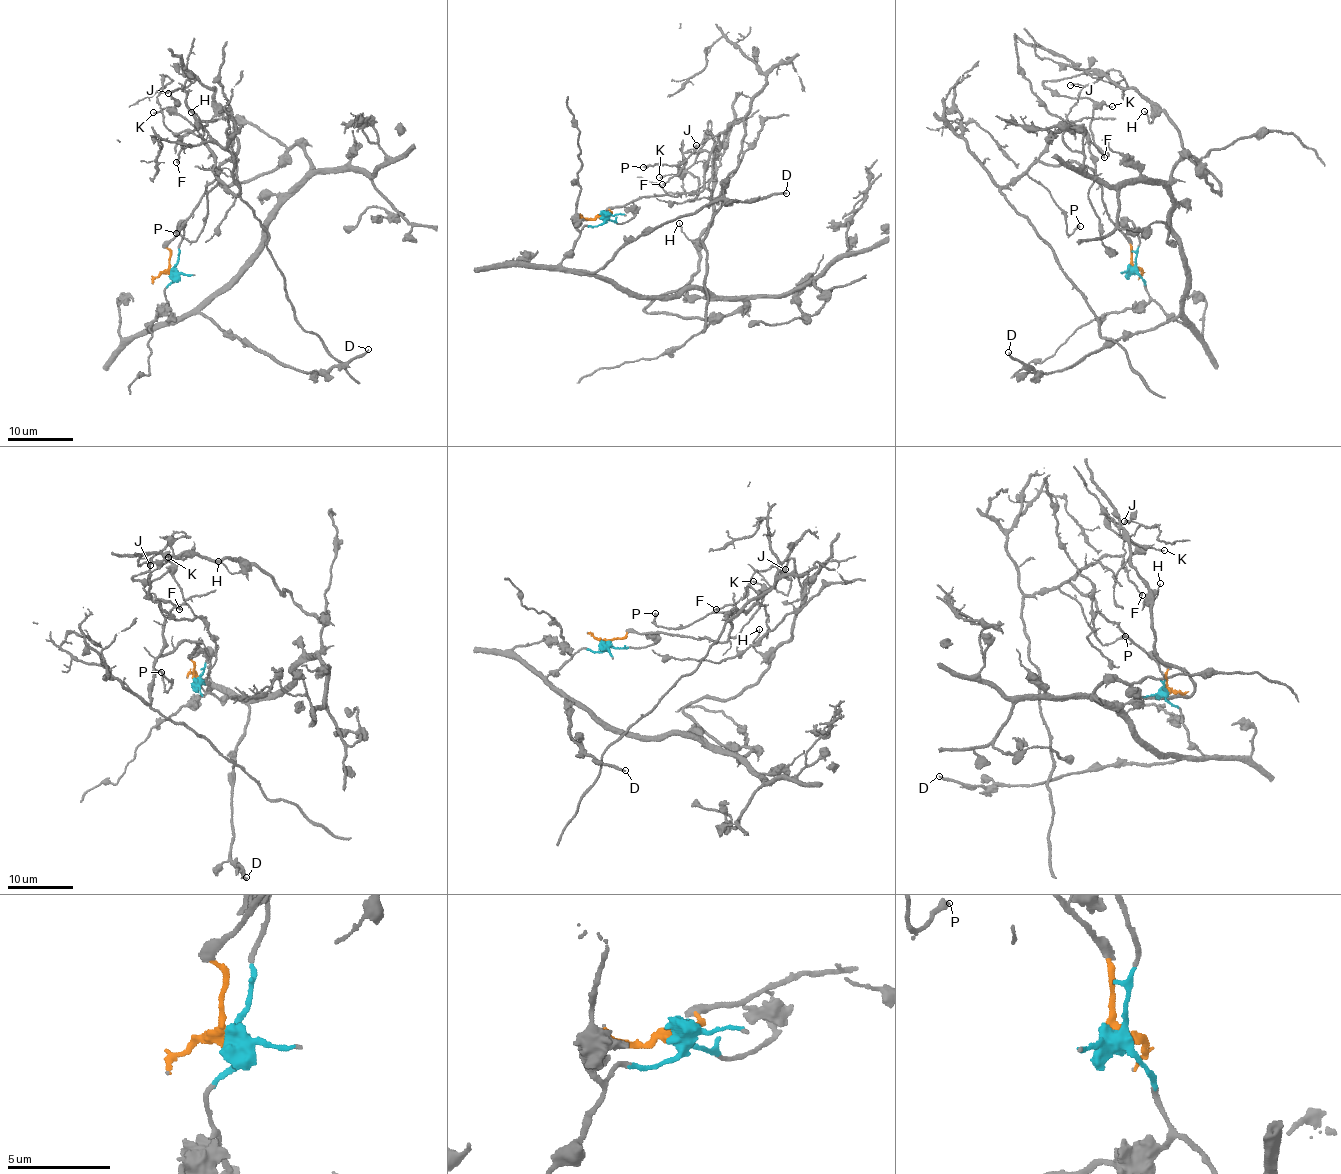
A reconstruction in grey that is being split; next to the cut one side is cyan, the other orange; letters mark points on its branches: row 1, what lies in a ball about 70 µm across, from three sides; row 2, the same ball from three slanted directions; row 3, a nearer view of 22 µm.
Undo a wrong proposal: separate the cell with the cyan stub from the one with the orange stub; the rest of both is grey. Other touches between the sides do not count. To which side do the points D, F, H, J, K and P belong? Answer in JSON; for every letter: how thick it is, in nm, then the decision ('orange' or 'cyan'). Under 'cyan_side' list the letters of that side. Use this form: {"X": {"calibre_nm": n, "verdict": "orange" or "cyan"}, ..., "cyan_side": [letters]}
{"D": {"calibre_nm": 200, "verdict": "cyan"}, "F": {"calibre_nm": 200, "verdict": "orange"}, "H": {"calibre_nm": 100, "verdict": "cyan"}, "J": {"calibre_nm": 140, "verdict": "orange"}, "K": {"calibre_nm": 160, "verdict": "cyan"}, "P": {"calibre_nm": 280, "verdict": "orange"}, "cyan_side": ["D", "H", "K"]}

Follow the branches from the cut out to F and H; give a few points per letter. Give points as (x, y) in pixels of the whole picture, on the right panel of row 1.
F: (1133, 267), (1092, 170), (1046, 163), (1039, 154), (1072, 125), (1104, 157)
H: (1133, 267), (1184, 323), (1171, 169), (1190, 155), (1220, 194), (1163, 112), (1149, 122), (1143, 111)

